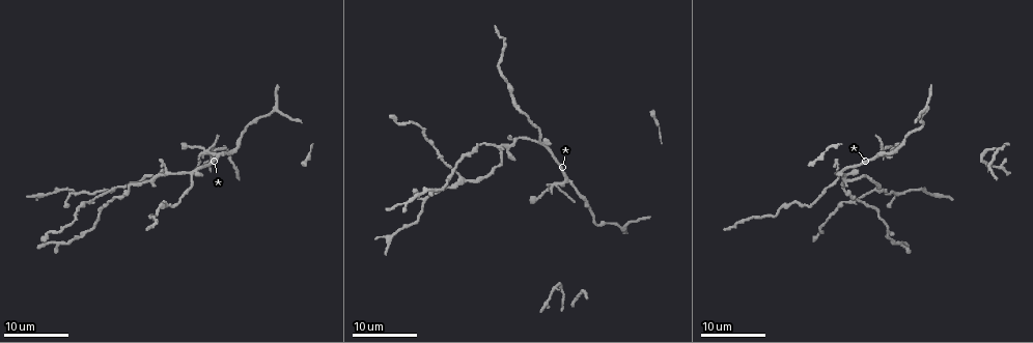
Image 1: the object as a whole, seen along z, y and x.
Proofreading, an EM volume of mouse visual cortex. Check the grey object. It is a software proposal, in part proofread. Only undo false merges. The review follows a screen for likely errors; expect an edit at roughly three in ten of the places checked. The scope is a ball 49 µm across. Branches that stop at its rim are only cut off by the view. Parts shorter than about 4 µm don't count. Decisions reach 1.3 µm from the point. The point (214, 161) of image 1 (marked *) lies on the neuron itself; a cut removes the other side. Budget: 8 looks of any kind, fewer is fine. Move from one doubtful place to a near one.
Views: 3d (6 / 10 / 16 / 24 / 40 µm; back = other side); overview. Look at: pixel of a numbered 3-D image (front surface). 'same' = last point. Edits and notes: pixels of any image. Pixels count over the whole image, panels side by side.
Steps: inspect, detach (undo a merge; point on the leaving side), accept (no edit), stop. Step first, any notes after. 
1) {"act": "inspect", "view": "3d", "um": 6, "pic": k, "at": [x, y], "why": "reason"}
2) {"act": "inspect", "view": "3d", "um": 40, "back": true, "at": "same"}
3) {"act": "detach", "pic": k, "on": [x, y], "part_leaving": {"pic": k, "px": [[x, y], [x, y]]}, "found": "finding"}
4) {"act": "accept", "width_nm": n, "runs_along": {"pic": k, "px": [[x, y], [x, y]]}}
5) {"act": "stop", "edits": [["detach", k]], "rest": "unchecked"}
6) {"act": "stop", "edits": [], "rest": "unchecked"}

{"act": "inspect", "view": "3d", "um": 16, "pic": 1, "at": [537, 140], "why": "thin arm on a thick one"}

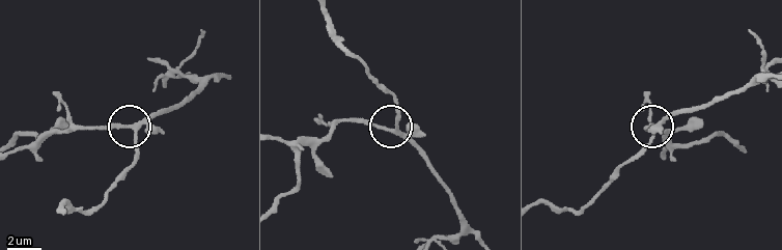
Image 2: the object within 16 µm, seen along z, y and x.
{"act": "inspect", "view": "3d", "um": 6, "pic": 2, "at": [392, 129]}

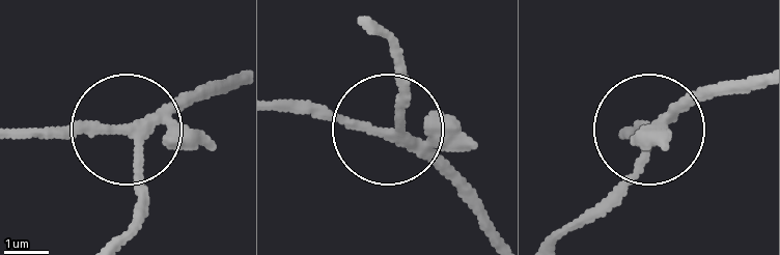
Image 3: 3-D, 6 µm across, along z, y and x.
{"act": "accept", "width_nm": 220, "runs_along": {"pic": 3, "px": [[239, 77], [194, 88], [131, 130], [138, 226]]}, "found": "continuous, no second neuron"}

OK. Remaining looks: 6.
{"act": "inspect", "view": "3d", "um": 16, "pic": 1, "at": [151, 180], "why": "small branch off a trunk"}

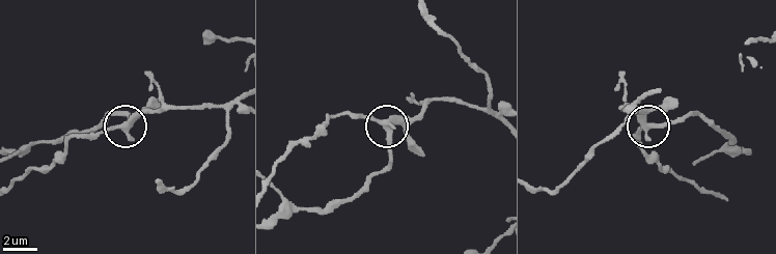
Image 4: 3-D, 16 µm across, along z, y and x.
{"act": "inspect", "view": "3d", "um": 10, "pic": 4, "at": [653, 126]}

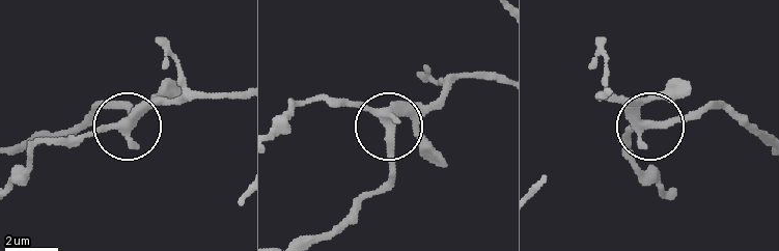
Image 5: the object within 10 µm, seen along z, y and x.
{"act": "accept", "arms": 4, "runs_along": {"pic": 5, "px": [[502, 83], [455, 79], [389, 121], [337, 99]]}, "found": "all the same neuron"}

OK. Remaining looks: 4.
{"act": "inspect", "view": "3d", "um": 16, "pic": 1, "at": [434, 188], "why": "three arms meet"}

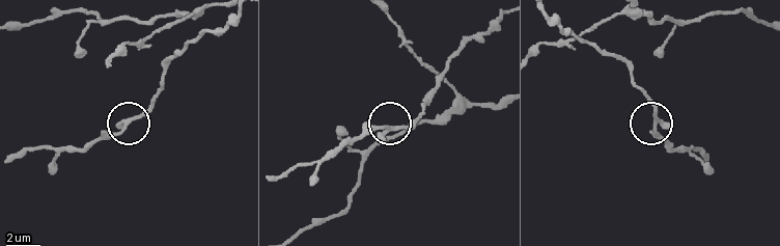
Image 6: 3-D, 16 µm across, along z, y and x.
{"act": "inspect", "view": "3d", "um": 6, "pic": 6, "at": [657, 120]}

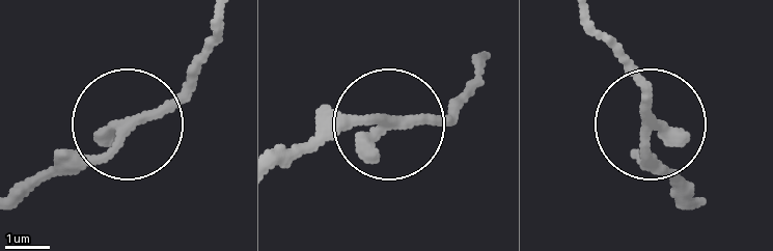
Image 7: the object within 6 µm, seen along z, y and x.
{"act": "accept", "arms": 3, "runs_along": {"pic": 7, "px": [[219, 20], [186, 86], [108, 149], [63, 157], [22, 194]]}, "found": "continuous, no second neuron"}

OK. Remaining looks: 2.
{"act": "inspect", "view": "3d", "um": 16, "pic": 1, "at": [111, 190], "why": "four arms meet"}

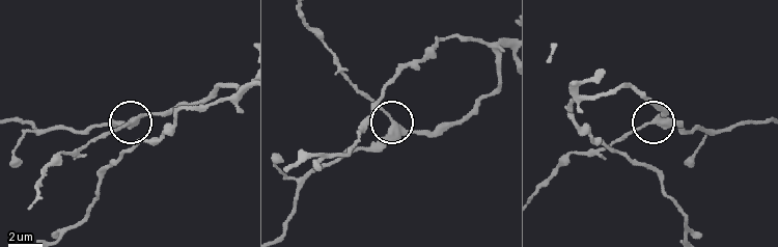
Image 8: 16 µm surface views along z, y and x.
{"act": "inspect", "view": "3d", "um": 6, "pic": 8, "at": [656, 120], "why": "zoom in"}

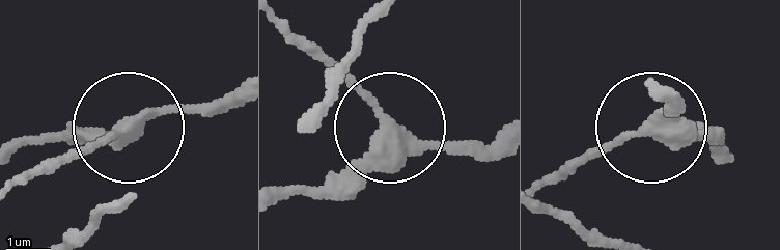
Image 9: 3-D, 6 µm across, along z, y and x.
{"act": "accept", "width_nm": 320, "runs_along": {"pic": 9, "px": [[234, 103], [145, 114], [48, 159]]}, "found": "continuous, no second neuron"}

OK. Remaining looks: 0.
{"act": "stop", "edits": [], "rest": "unchecked"}

